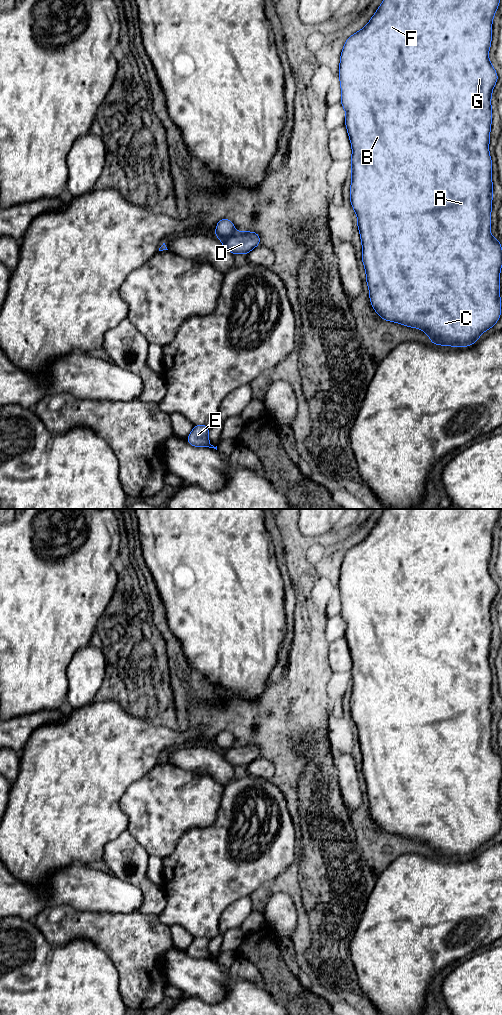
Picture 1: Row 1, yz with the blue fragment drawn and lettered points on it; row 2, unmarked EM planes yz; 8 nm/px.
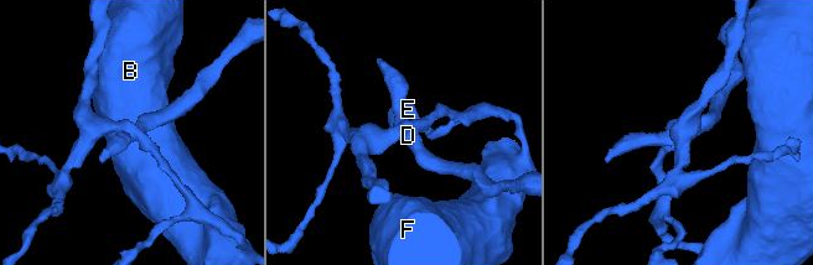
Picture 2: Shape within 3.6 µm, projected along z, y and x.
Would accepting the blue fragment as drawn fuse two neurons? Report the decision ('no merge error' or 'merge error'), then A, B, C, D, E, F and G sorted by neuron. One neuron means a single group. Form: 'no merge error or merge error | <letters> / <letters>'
merge error | A B C E F G / D

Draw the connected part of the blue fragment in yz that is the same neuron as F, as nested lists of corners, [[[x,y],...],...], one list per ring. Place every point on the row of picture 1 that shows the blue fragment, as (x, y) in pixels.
[[[383,0],[368,24],[347,38],[340,57],[339,78],[341,86],[341,104],[346,111],[345,125],[352,145],[352,183],[350,185],[350,201],[357,215],[357,226],[362,241],[362,261],[366,270],[366,281],[370,292],[370,302],[375,312],[384,320],[400,323],[407,327],[423,330],[436,345],[466,347],[478,341],[480,335],[492,328],[501,314],[500,301],[500,270],[502,267],[502,248],[500,241],[491,236],[491,208],[492,208],[492,161],[489,153],[490,128],[492,122],[491,95],[498,80],[488,56],[492,39],[492,20],[499,6],[500,0]]]

